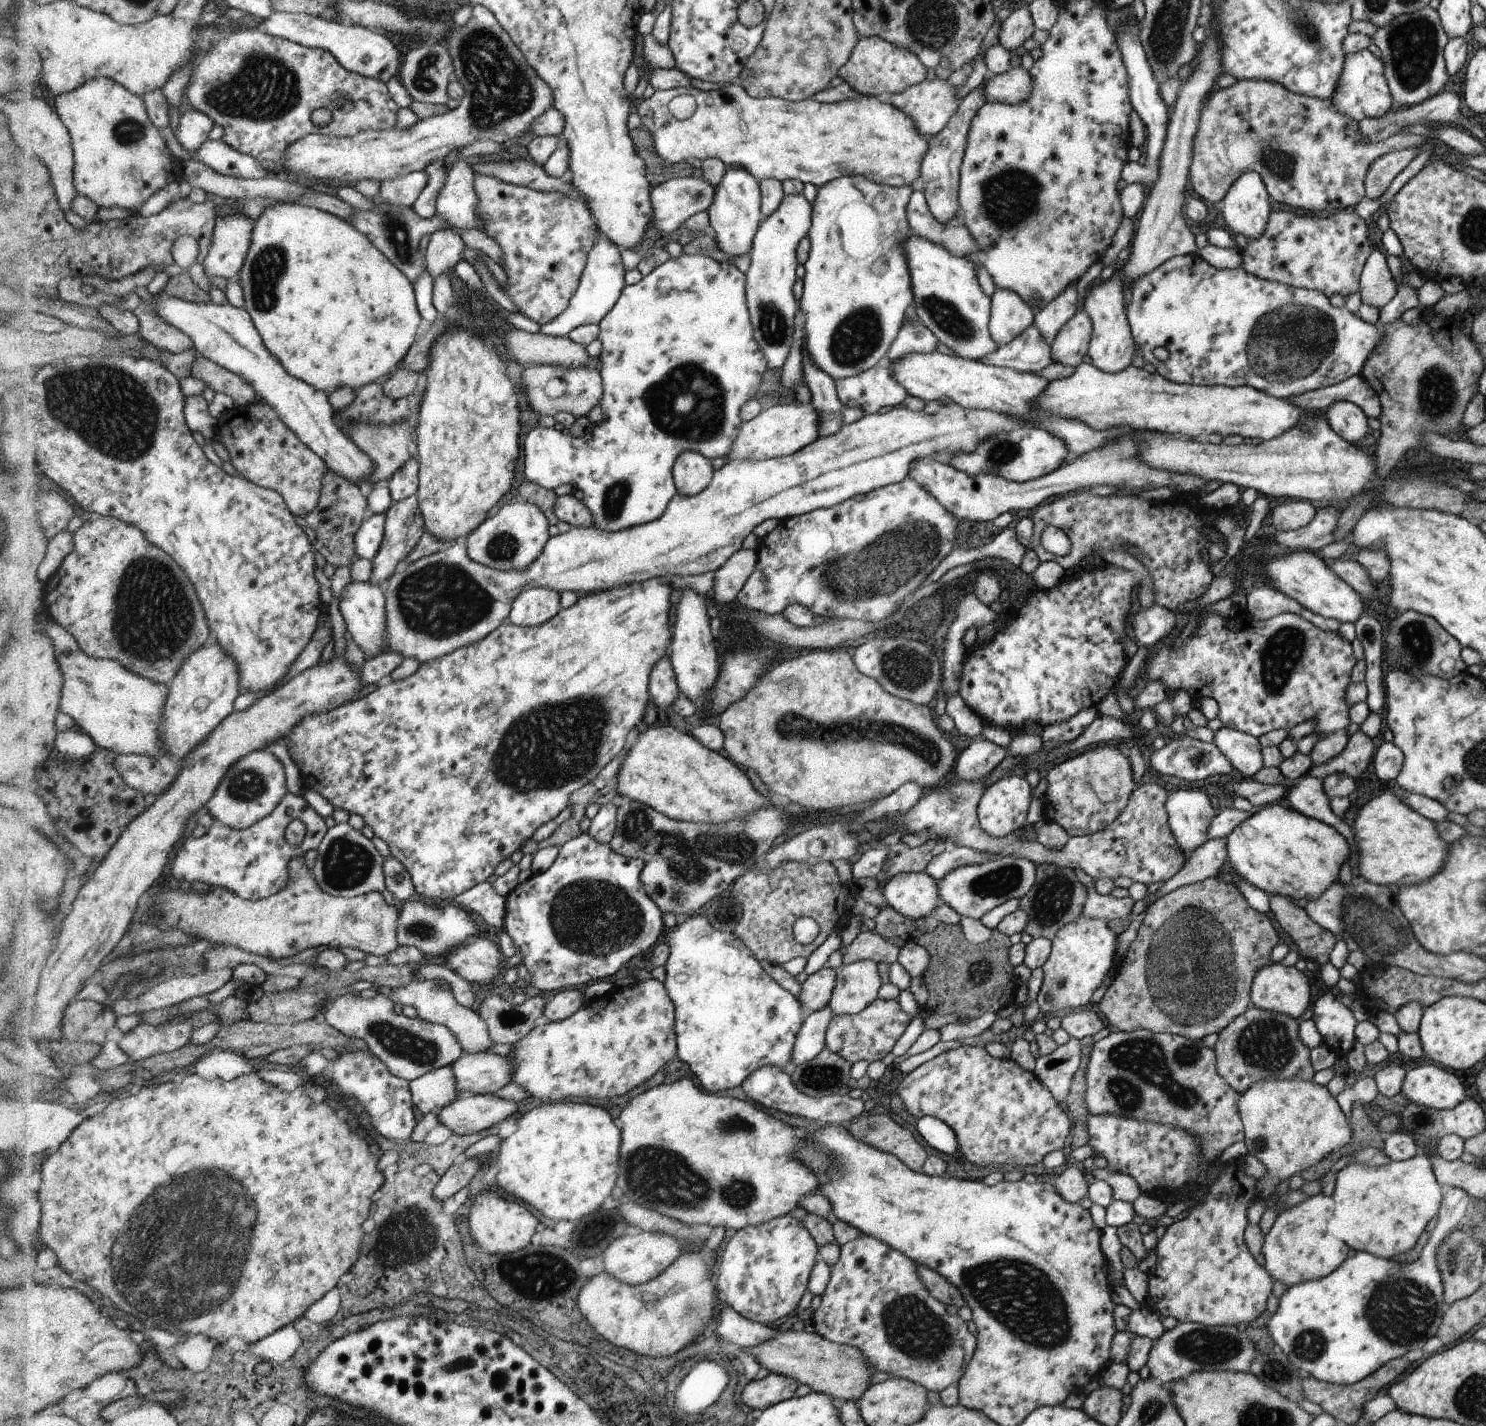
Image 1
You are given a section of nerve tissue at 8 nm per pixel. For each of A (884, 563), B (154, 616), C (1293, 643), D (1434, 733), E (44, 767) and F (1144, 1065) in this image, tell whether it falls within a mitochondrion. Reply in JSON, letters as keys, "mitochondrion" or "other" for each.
{"A":"mitochondrion","B":"mitochondrion","C":"mitochondrion","D":"other","E":"other","F":"mitochondrion"}

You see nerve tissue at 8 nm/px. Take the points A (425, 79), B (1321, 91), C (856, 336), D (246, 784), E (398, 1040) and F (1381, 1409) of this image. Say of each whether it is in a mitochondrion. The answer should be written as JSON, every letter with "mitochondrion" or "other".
{"A":"mitochondrion","B":"other","C":"mitochondrion","D":"mitochondrion","E":"mitochondrion","F":"other"}

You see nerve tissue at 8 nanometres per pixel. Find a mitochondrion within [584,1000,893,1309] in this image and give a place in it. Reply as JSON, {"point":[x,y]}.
{"point":[658,1176]}

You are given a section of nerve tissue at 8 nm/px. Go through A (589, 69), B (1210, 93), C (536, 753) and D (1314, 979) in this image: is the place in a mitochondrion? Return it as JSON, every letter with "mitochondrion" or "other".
{"A":"other","B":"other","C":"mitochondrion","D":"other"}

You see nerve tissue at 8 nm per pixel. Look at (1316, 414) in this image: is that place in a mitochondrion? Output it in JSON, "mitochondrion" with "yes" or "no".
{"mitochondrion":"no"}

